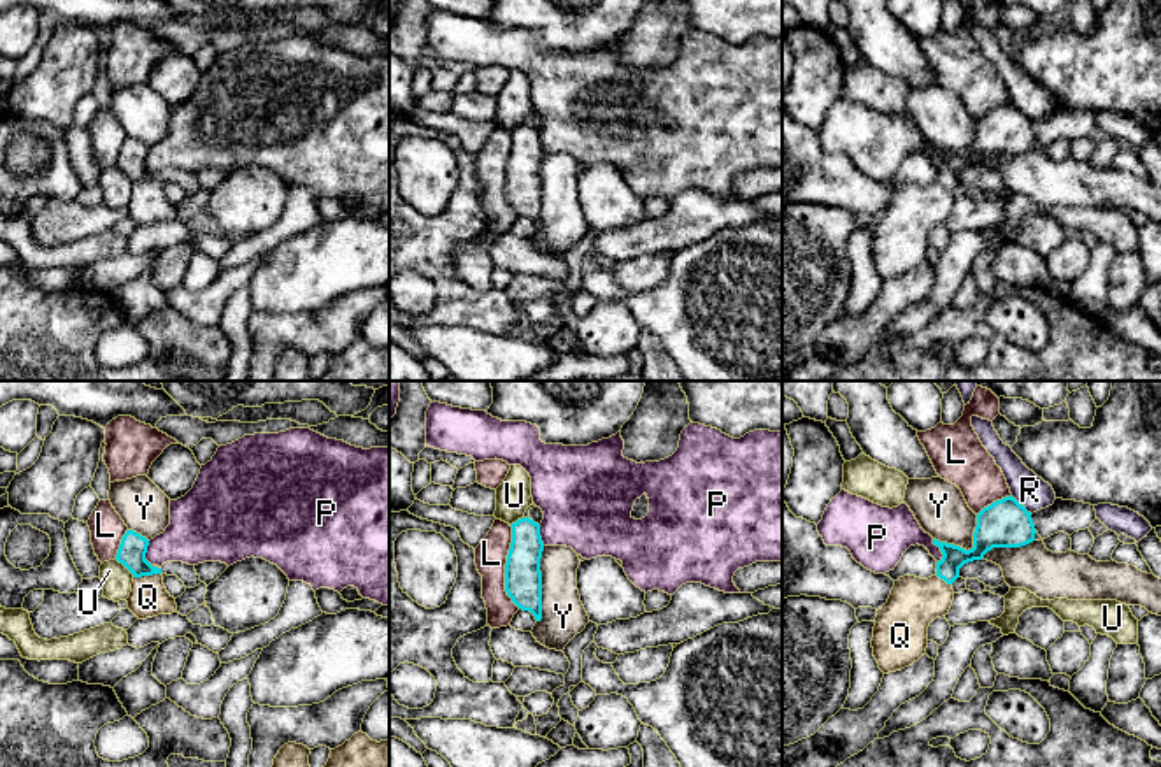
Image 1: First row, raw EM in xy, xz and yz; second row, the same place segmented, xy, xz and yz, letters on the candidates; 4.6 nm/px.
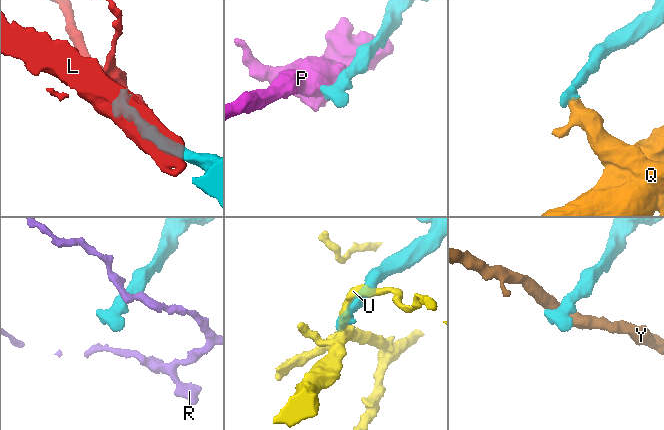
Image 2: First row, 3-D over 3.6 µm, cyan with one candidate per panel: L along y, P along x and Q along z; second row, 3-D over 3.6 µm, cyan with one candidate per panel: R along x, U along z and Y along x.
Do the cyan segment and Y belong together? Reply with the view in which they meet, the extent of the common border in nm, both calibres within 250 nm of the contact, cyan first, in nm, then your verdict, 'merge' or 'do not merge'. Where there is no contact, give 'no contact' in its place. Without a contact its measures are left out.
contact in xz; length 360 nm; calibres 180 and 200 nm; do not merge

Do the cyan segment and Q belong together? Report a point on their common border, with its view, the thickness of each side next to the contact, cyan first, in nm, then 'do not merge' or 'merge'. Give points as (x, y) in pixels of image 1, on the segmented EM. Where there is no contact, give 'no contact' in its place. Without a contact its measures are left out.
contact xy (146, 574); calibres 130 and 170 nm; merge

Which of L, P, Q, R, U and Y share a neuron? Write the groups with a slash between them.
L / P / Q / R / U / Y

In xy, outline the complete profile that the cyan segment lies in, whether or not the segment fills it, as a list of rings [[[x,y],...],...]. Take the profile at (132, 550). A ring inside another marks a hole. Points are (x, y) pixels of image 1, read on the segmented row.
[[[126,530],[121,539],[116,560],[132,574],[132,591],[126,599],[128,609],[139,618],[172,614],[177,609],[175,599],[163,584],[161,569],[146,560],[149,541],[133,530]]]

